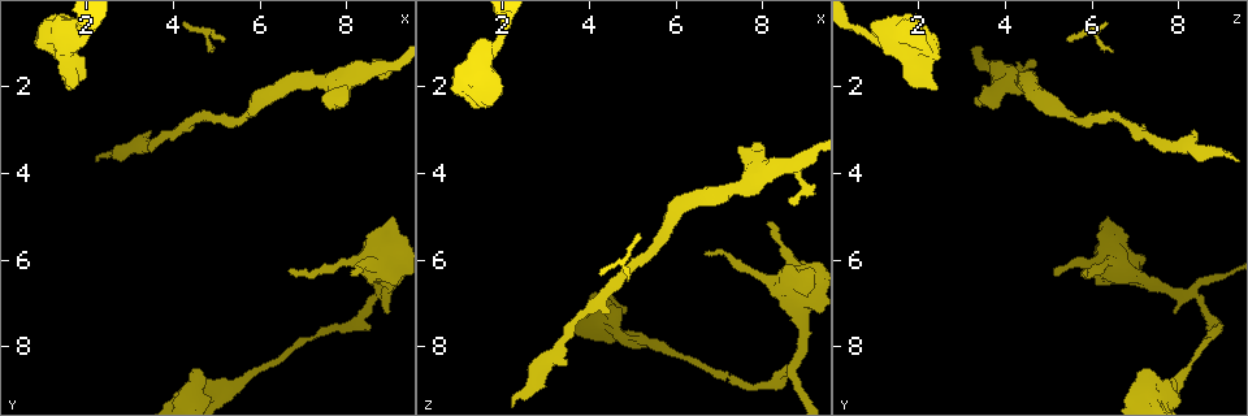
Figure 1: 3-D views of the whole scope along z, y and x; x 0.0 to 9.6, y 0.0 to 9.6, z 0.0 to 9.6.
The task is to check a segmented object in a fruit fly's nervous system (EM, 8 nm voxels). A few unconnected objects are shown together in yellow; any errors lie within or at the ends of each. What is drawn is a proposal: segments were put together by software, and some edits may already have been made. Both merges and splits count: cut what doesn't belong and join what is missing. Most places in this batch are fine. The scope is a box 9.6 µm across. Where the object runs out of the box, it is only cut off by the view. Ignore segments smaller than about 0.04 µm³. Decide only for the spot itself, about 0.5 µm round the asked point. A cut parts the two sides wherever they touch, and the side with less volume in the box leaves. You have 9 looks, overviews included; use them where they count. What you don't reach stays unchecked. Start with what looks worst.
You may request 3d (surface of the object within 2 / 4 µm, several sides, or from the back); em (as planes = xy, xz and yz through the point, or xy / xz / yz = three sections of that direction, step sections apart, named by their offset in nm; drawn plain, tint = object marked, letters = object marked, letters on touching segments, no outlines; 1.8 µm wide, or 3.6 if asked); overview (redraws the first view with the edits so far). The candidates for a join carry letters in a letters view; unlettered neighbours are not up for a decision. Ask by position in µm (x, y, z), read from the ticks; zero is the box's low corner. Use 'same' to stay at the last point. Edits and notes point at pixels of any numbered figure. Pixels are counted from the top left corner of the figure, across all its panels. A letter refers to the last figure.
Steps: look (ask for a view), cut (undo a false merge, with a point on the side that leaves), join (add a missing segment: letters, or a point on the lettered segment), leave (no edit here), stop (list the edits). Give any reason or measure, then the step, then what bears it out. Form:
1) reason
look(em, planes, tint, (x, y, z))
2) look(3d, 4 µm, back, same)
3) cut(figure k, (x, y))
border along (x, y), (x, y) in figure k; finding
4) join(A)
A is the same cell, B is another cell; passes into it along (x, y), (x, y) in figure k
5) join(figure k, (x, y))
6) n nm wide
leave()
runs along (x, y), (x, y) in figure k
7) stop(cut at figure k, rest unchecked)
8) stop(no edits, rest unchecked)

thick end
look(3d, 2 µm, (1.55, 2.15, 2.35))

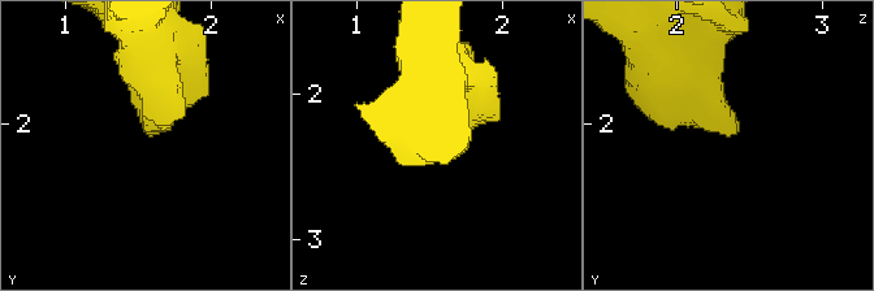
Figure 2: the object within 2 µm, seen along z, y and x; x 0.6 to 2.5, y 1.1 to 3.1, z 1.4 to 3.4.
shape alone is not enough
look(em, planes, letters, (1.56, 2.10, 2.38))

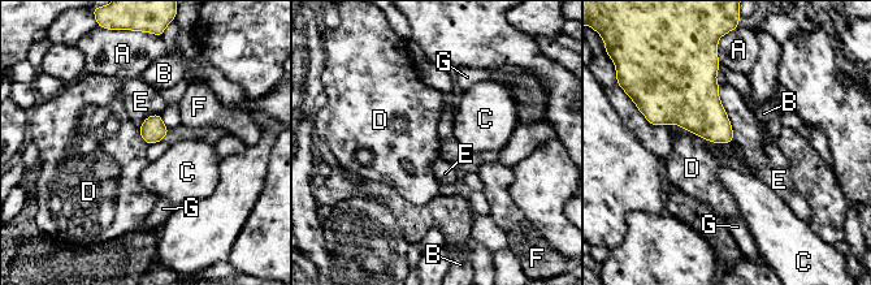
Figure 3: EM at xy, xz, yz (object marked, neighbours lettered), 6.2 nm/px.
leave()
A, B, C, D, E, F and G are other cells; no lettered segment goes on from it

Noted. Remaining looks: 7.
sudden change in width
look(3d, 4 µm, (3.35, 3.40, 7.90))

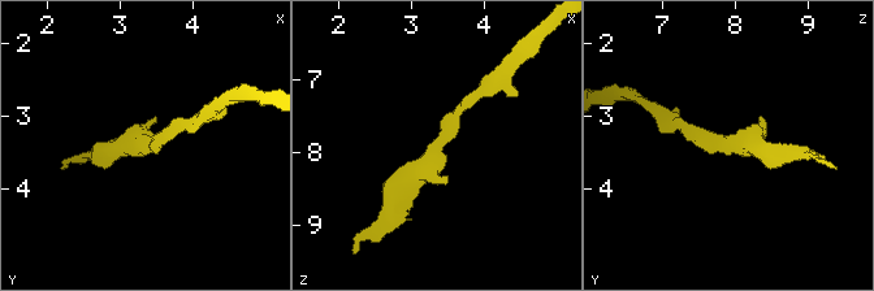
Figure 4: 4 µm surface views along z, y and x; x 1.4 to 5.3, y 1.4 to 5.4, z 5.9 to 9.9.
arms of 170, 300 nm; shape alone is not enough
look(em, xz, step 4, tint, (3.35, 3.35, 7.85))

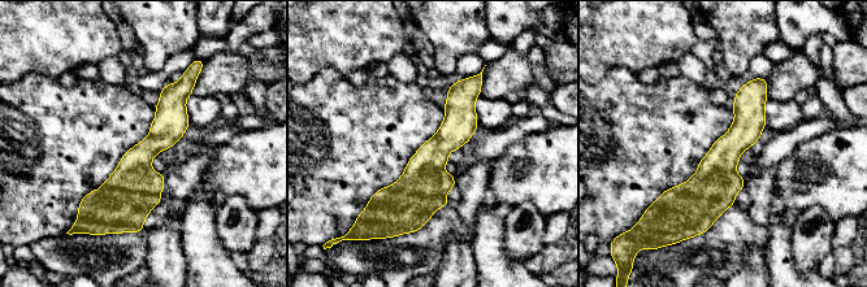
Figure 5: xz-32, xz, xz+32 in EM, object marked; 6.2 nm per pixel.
another direction
look(em, planes, letters, same)

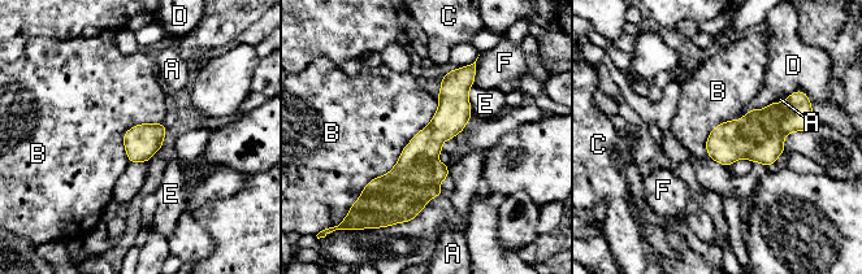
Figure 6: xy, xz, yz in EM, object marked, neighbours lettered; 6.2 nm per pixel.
leave()
A, B, C, D, E and F are other cells; one cell here

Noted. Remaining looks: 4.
sudden change in width
look(em, planes, letters, (8.75, 1.50, 3.80))

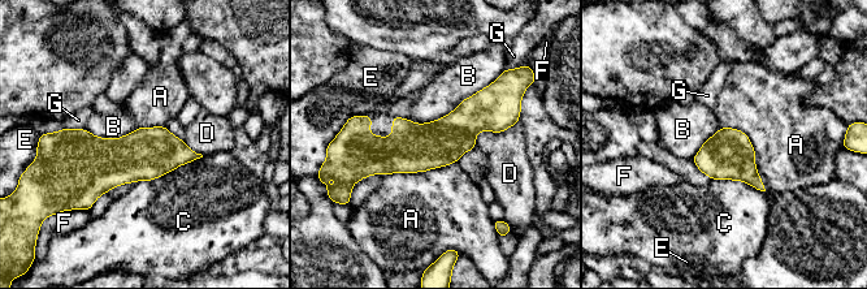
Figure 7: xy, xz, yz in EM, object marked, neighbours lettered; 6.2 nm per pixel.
leave()
A, B, C, D, E, F and G are other cells; runs along (510, 120), (429, 146), (358, 137) in figure 7; one cell here

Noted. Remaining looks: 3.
thin end
look(3d, 4 µm, (6.75, 6.20, 5.85))

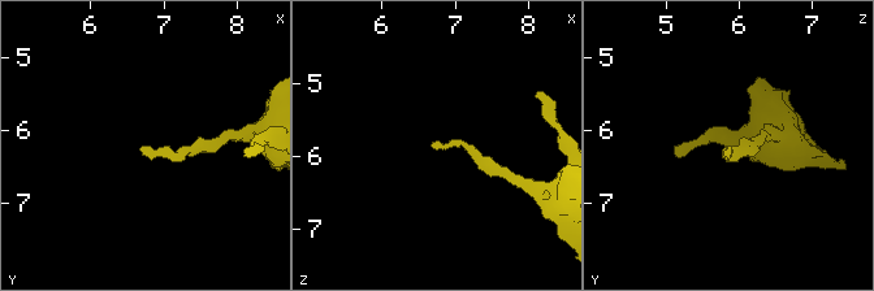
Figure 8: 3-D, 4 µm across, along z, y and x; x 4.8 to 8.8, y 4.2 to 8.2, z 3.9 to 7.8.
look(em, xz, step 4, letters, (6.70, 6.20, 5.85))

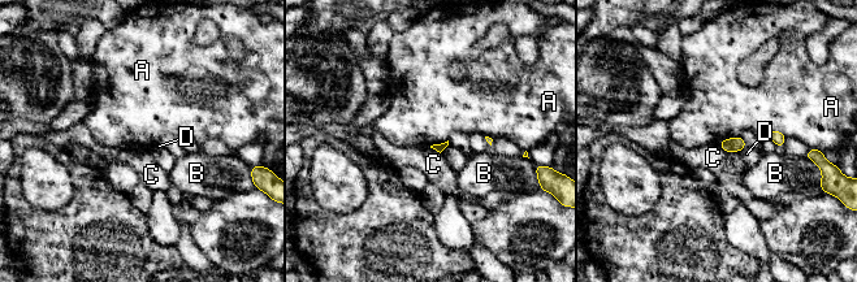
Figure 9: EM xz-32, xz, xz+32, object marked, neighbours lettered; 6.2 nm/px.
A touches over 180 nm
leave()
A, B, C and D are other cells; border along (758, 133), (782, 131), (786, 135) in figure 9; none of them fits

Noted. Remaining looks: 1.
stop(no edits, rest unchecked)

